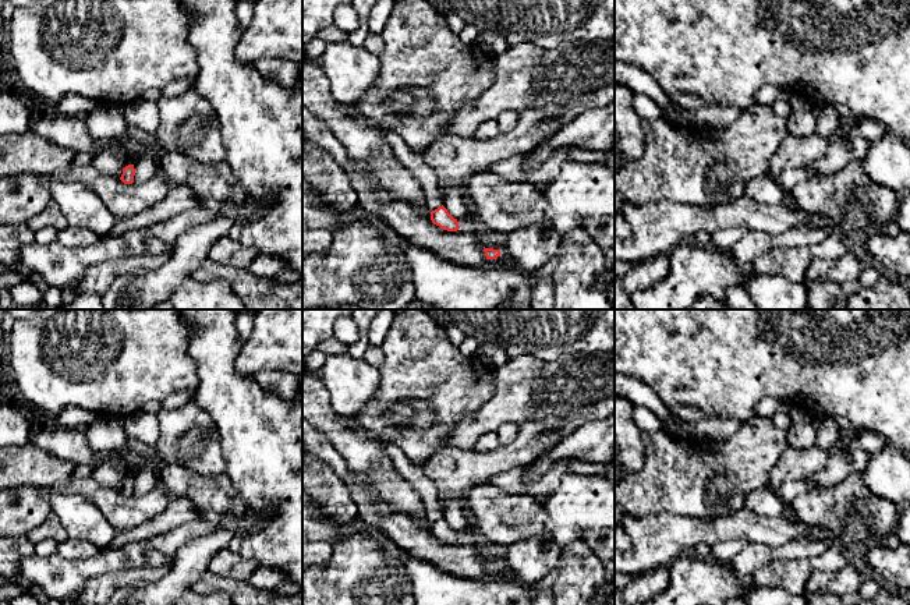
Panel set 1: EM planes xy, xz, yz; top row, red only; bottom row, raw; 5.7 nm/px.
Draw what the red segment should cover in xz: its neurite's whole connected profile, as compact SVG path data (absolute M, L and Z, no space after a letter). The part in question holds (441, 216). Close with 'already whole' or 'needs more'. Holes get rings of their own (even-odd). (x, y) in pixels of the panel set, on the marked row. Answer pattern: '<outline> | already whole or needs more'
M354 107L351 116L360 121L382 130L386 142L393 149L396 158L415 176L419 181L426 204L431 212L431 220L447 231L457 231L460 229L457 219L454 219L447 209L442 205L442 197L438 190L436 176L431 167L425 163L422 153L412 152L393 131L382 128L379 124L362 116L362 113Z | needs more

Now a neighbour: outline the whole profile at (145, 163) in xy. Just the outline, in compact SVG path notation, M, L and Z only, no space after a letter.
M142 146L134 159L134 183L142 184L157 174L157 156L152 148Z

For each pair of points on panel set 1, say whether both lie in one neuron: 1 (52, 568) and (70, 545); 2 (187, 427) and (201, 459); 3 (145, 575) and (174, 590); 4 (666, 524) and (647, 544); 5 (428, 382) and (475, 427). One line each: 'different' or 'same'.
1: different
2: same
3: different
4: same
5: different

